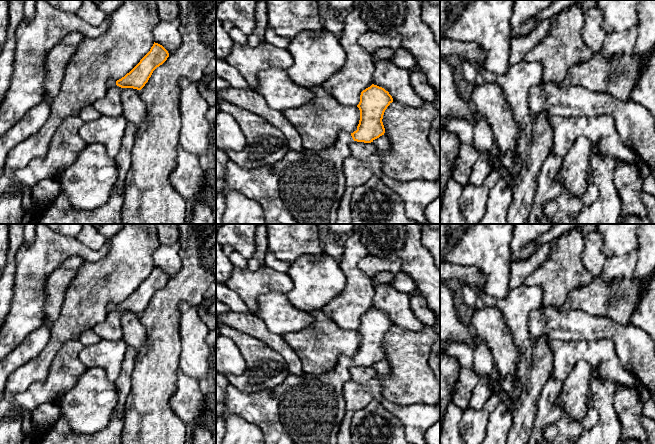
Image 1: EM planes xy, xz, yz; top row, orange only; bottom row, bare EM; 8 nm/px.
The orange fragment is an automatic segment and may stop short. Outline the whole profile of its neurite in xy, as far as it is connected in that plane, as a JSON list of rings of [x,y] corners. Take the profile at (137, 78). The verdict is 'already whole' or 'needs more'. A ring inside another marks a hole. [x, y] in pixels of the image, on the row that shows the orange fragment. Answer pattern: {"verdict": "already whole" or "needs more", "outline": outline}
{"verdict": "needs more", "outline": [[[155,43],[150,51],[140,60],[140,62],[124,77],[108,82],[108,88],[115,85],[121,88],[133,88],[141,90],[148,82],[153,71],[162,65],[169,57],[168,51],[160,44]]]}

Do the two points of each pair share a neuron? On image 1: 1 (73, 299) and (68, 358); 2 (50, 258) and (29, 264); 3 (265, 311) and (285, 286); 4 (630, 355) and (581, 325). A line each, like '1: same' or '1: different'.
1: different
2: same
3: different
4: same

